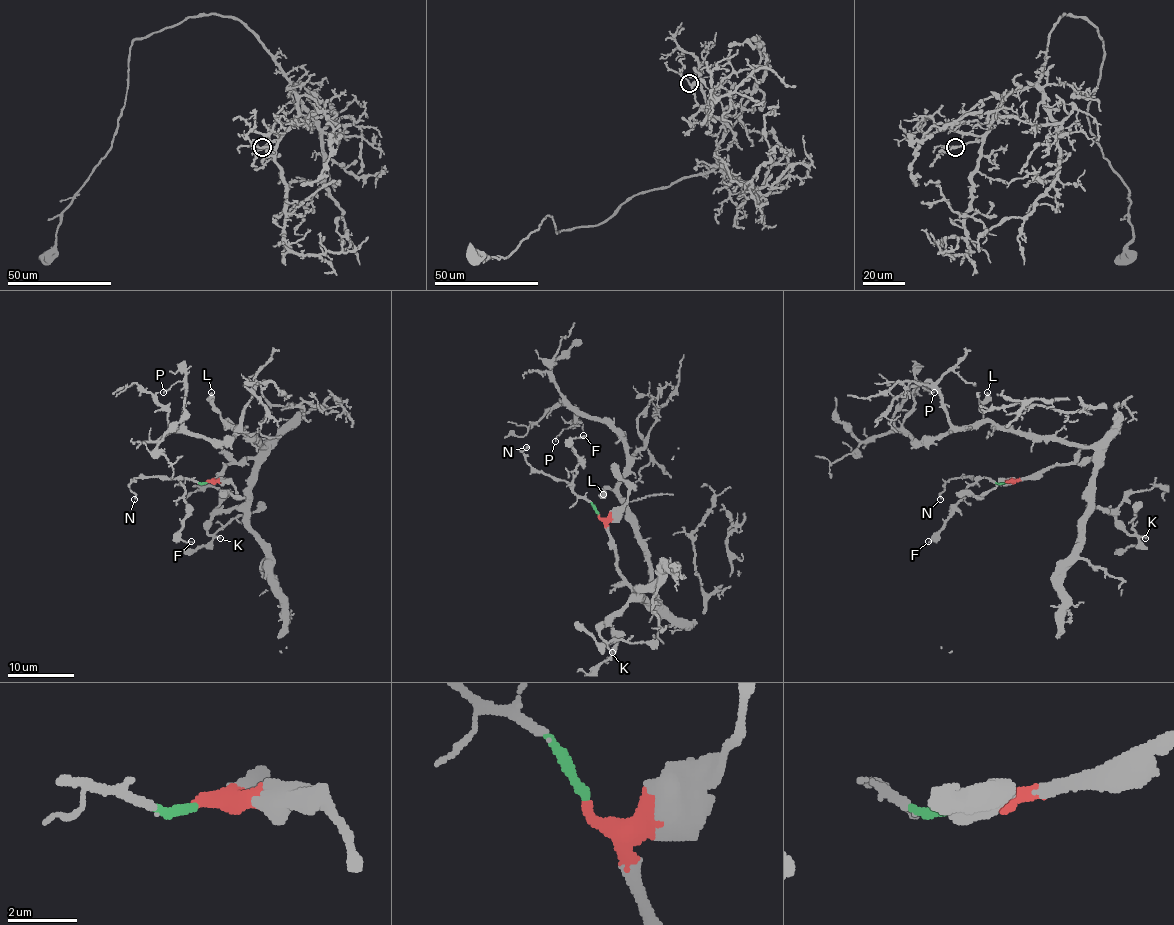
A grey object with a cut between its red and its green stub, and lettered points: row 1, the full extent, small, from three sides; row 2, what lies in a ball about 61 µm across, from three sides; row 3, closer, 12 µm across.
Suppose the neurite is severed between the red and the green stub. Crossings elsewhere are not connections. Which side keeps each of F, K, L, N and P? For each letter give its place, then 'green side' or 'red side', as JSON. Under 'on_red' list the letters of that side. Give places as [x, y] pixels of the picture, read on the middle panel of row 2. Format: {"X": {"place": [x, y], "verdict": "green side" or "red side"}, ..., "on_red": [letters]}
{"F": {"place": [583, 435], "verdict": "green side"}, "K": {"place": [612, 652], "verdict": "red side"}, "L": {"place": [603, 494], "verdict": "red side"}, "N": {"place": [526, 447], "verdict": "green side"}, "P": {"place": [555, 441], "verdict": "red side"}, "on_red": ["K", "L", "P"]}

